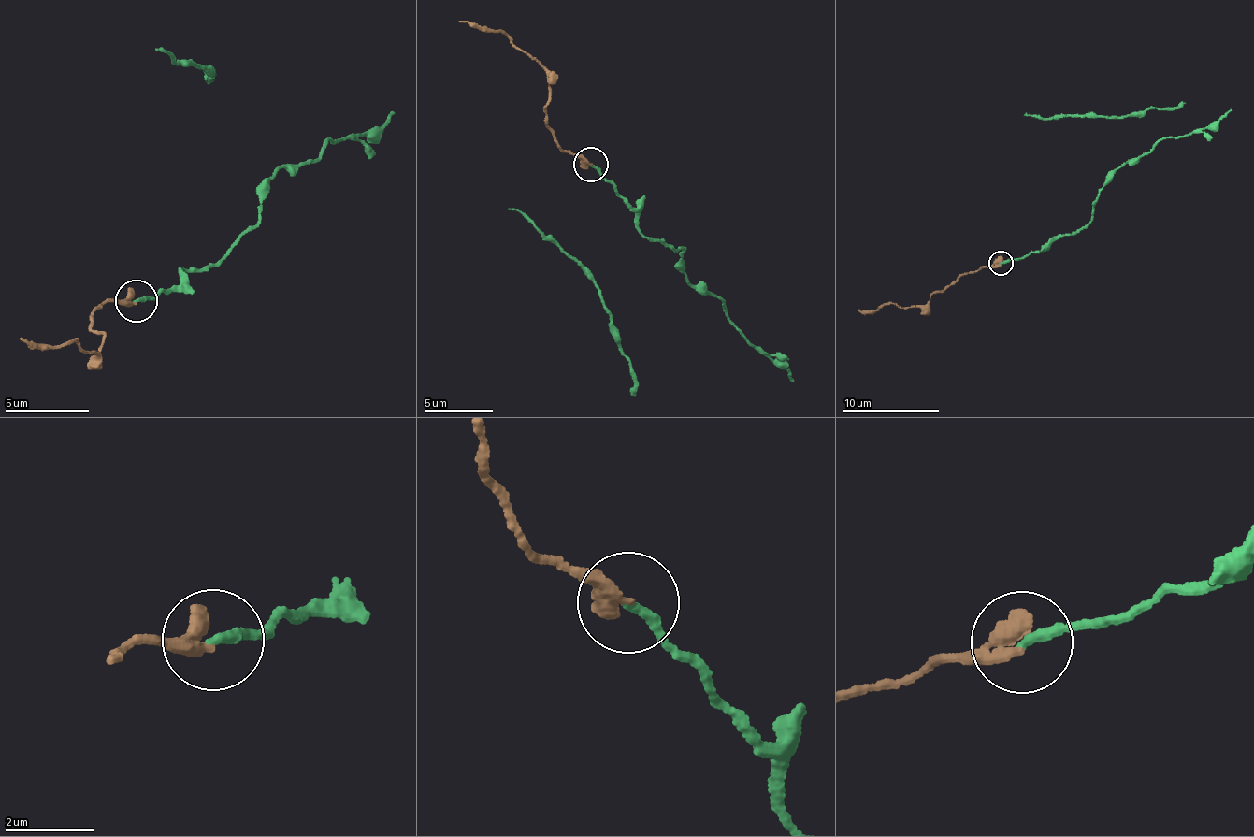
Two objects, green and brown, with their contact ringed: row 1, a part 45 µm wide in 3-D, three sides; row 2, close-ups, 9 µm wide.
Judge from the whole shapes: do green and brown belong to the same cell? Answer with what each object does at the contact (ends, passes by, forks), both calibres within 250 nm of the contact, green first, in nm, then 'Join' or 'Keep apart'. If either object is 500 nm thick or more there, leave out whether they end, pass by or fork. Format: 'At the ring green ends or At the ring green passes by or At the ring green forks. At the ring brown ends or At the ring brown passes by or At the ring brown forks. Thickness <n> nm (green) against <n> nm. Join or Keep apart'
At the ring green ends. At the ring brown ends. Thickness 200 nm (green) against 400 nm. Join

